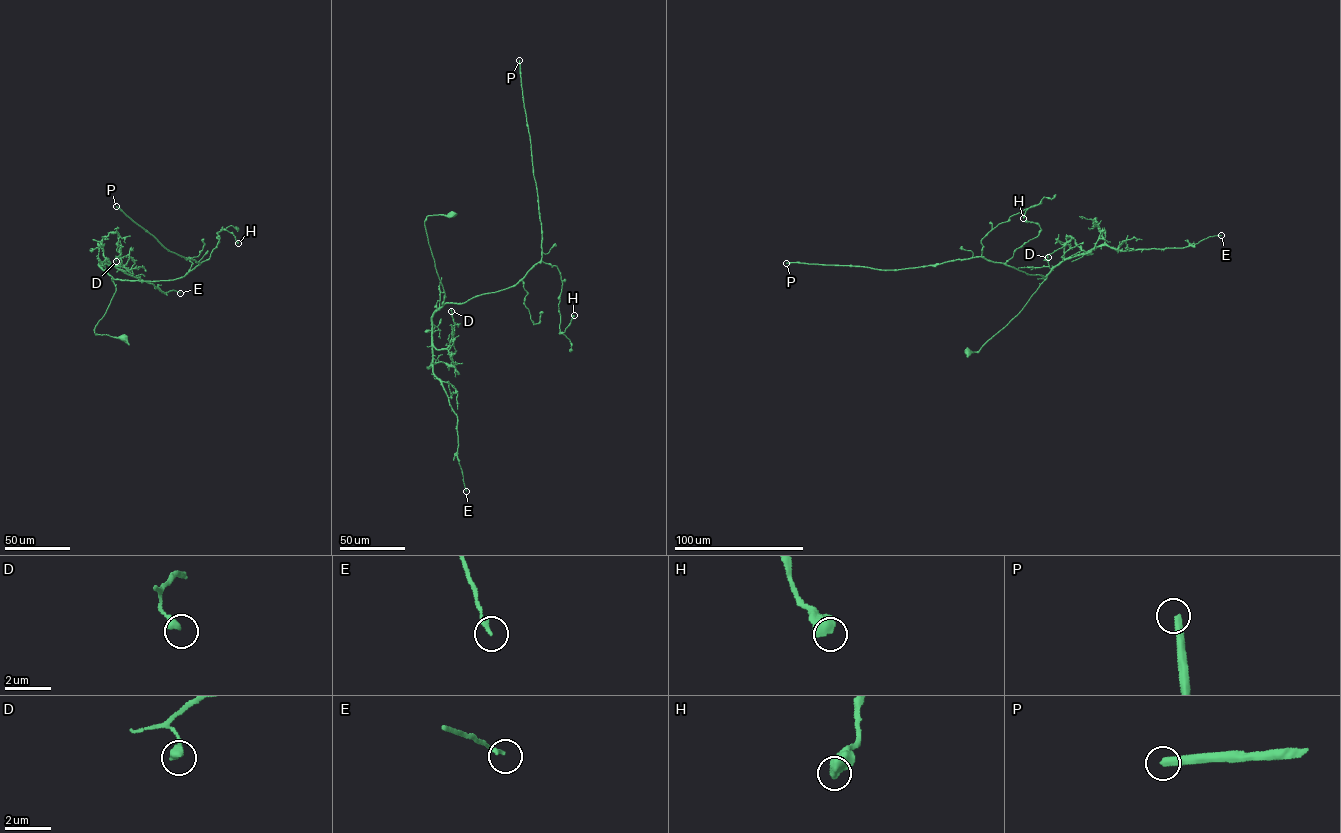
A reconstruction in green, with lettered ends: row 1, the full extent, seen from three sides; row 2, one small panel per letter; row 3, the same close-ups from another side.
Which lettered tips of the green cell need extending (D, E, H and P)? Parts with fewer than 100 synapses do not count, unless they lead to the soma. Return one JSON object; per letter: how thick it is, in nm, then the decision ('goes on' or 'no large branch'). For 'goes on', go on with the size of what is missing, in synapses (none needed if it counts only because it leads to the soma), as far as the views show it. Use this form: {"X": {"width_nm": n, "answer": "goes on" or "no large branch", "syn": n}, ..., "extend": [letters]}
{"D": {"width_nm": 340, "answer": "no large branch"}, "E": {"width_nm": 160, "answer": "no large branch"}, "H": {"width_nm": 600, "answer": "no large branch"}, "P": {"width_nm": 320, "answer": "goes on", "syn": 250}, "extend": ["P"]}

